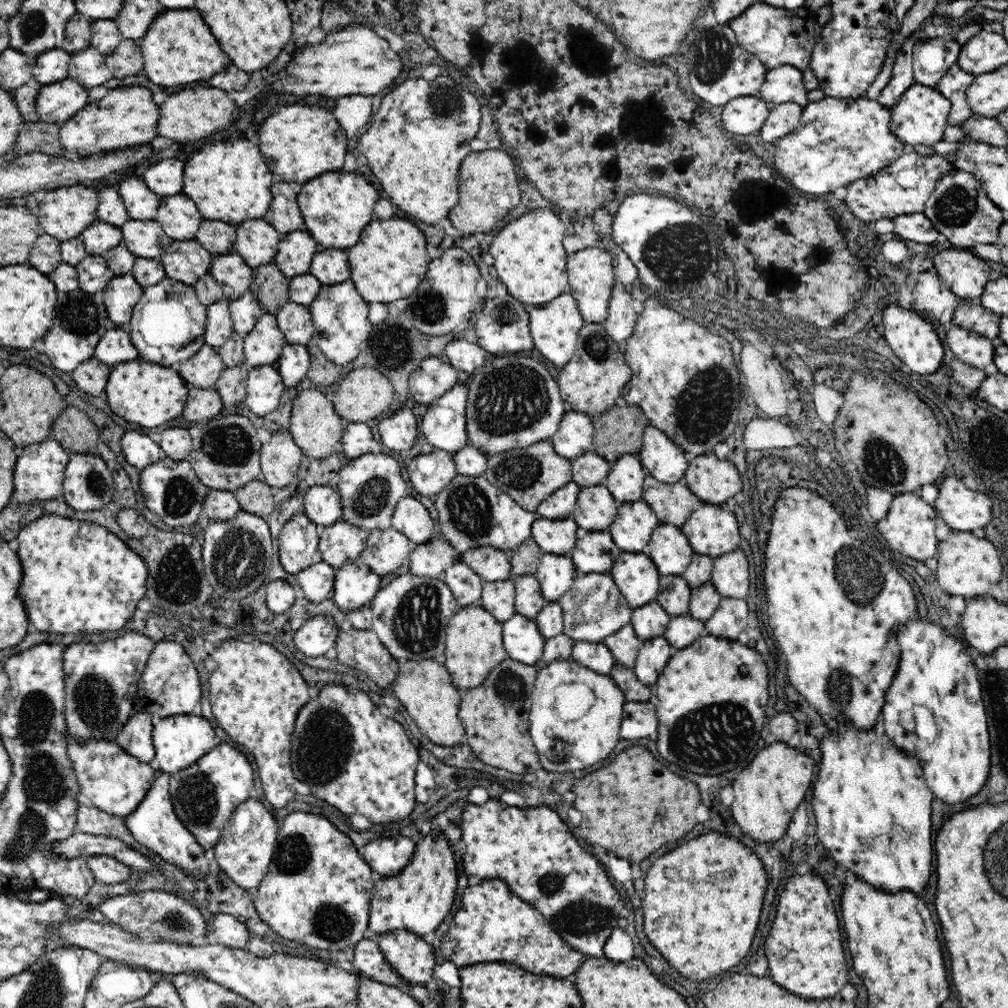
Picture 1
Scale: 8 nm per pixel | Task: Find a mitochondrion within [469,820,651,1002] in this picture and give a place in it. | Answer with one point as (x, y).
(595, 921)

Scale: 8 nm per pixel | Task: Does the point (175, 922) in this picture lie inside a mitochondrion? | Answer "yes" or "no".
yes

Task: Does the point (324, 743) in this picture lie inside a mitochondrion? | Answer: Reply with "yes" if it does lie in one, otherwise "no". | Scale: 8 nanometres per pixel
yes

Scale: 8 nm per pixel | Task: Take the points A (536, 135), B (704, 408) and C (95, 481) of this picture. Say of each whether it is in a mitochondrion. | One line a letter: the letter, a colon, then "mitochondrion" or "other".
A: other
B: mitochondrion
C: mitochondrion

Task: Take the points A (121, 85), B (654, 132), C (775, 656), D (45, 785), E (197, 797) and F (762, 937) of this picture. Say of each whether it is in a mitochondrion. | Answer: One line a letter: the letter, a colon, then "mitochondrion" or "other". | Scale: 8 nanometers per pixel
A: other
B: other
C: other
D: mitochondrion
E: mitochondrion
F: other

